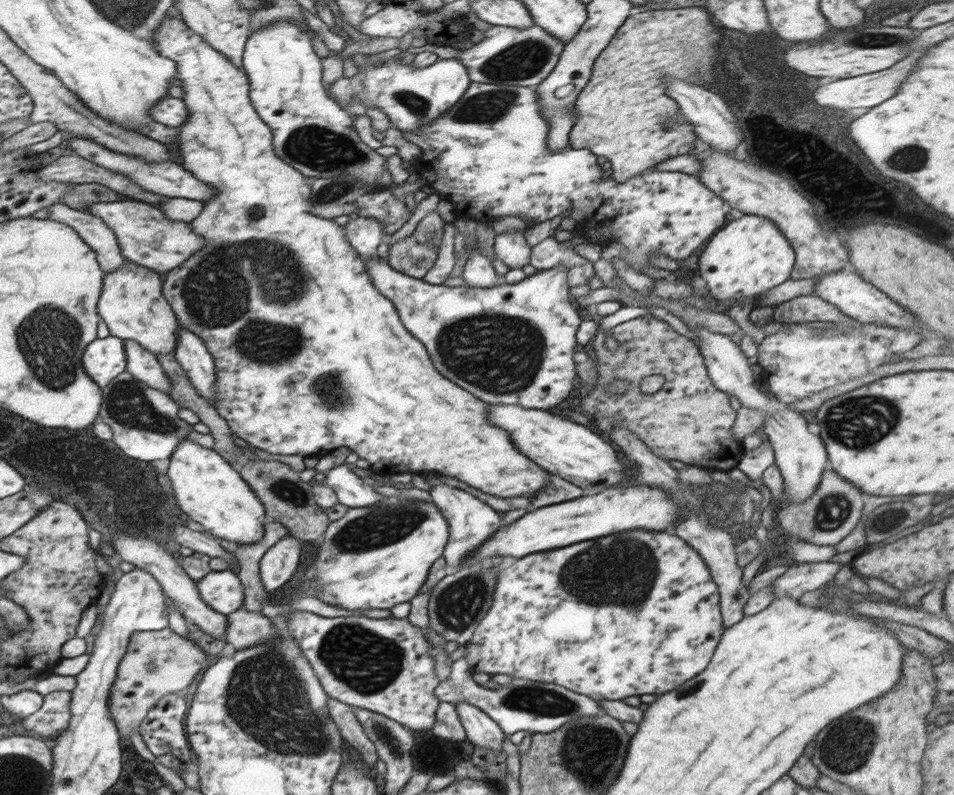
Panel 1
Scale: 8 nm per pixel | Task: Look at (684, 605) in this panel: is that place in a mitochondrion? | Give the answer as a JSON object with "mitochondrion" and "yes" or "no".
{"mitochondrion":"no"}

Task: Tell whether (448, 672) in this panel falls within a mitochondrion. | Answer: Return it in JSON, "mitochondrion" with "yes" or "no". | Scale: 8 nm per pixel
{"mitochondrion":"no"}

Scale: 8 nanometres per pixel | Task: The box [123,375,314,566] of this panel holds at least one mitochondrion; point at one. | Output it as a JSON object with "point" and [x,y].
{"point":[298,497]}

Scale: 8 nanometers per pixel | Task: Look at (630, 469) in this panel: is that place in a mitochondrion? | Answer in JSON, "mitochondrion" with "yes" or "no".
{"mitochondrion":"no"}

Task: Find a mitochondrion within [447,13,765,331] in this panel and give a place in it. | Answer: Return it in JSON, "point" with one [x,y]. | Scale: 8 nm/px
{"point":[522,60]}

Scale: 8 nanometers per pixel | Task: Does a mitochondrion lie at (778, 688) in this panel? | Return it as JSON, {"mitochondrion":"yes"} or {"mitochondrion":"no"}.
{"mitochondrion":"no"}

